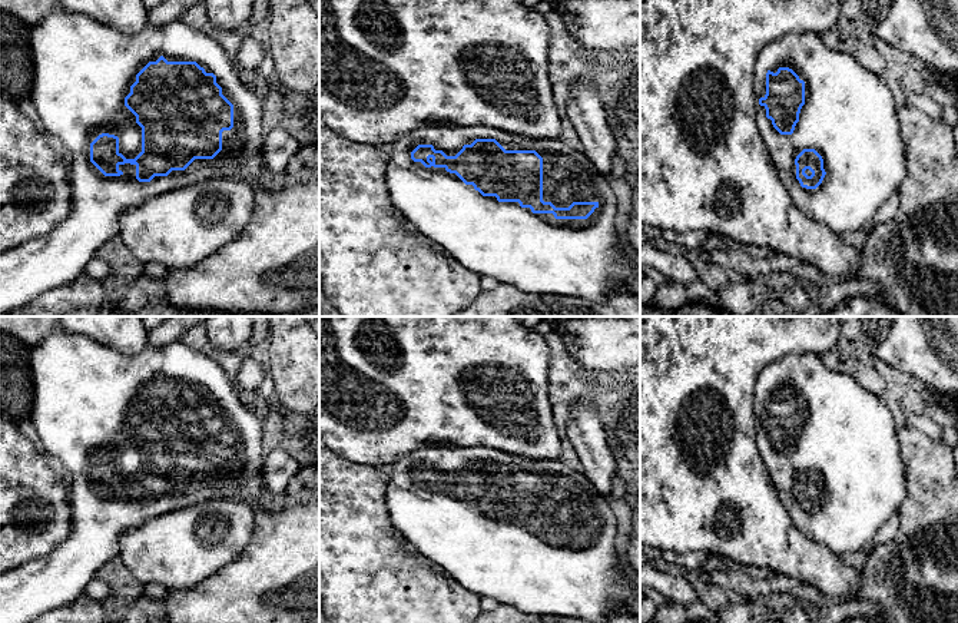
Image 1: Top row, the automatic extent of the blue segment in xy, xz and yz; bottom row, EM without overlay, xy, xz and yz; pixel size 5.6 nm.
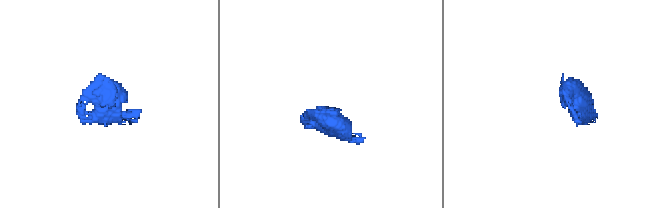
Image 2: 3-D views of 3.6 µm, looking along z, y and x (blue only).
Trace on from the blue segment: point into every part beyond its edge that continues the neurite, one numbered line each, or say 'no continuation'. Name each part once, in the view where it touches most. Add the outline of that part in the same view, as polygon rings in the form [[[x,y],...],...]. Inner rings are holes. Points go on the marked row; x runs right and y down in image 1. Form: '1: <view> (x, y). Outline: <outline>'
1: xy (82, 70). Outline: [[[62,6],[29,27],[33,70],[30,100],[42,129],[49,137],[59,139],[70,155],[72,206],[66,219],[50,232],[0,252],[0,317],[79,278],[96,251],[117,239],[119,218],[126,209],[206,179],[243,180],[255,188],[266,172],[259,96],[245,84],[235,60],[211,34],[180,19],[162,26],[147,23],[142,30],[125,34]],[[160,56],[168,62],[196,62],[206,73],[213,73],[222,95],[233,105],[233,127],[222,132],[222,150],[213,159],[195,159],[185,170],[139,182],[136,165],[125,163],[119,165],[123,172],[120,176],[105,176],[90,162],[90,143],[99,135],[109,133],[119,137],[119,153],[126,159],[135,159],[142,152],[142,127],[125,106],[125,97],[130,93],[136,74]]]

